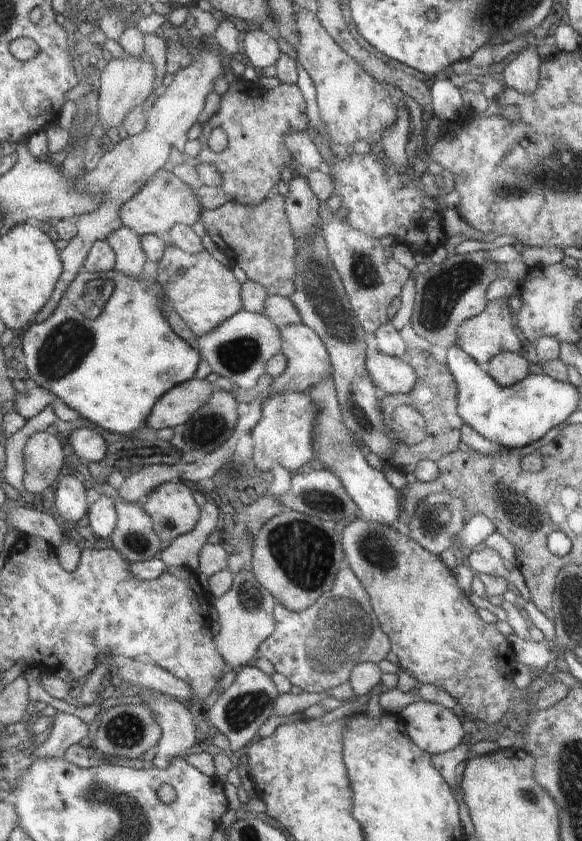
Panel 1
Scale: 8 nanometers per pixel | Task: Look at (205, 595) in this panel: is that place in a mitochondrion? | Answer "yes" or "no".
no

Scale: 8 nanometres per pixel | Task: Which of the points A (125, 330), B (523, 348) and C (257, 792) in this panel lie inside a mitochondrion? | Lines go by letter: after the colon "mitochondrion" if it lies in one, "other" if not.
A: other
B: other
C: other

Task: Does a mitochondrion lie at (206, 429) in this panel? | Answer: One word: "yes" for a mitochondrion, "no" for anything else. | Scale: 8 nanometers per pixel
yes

